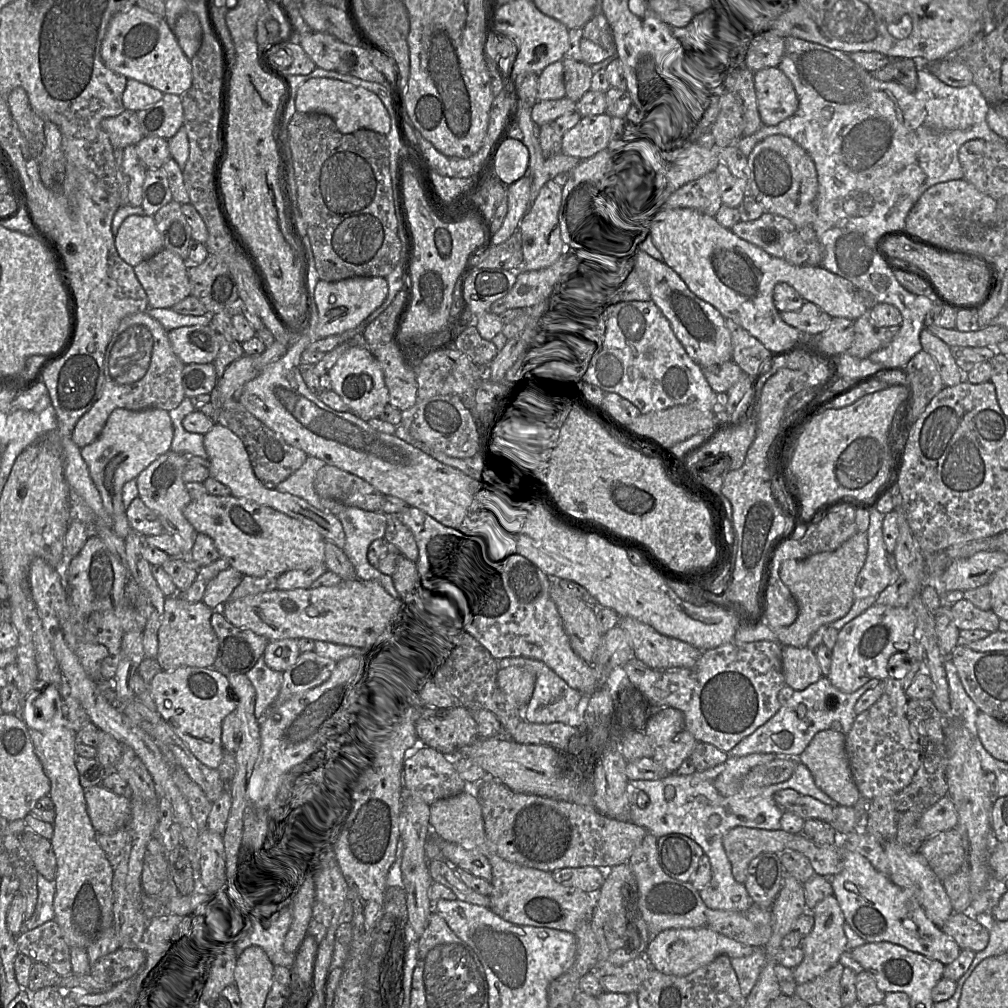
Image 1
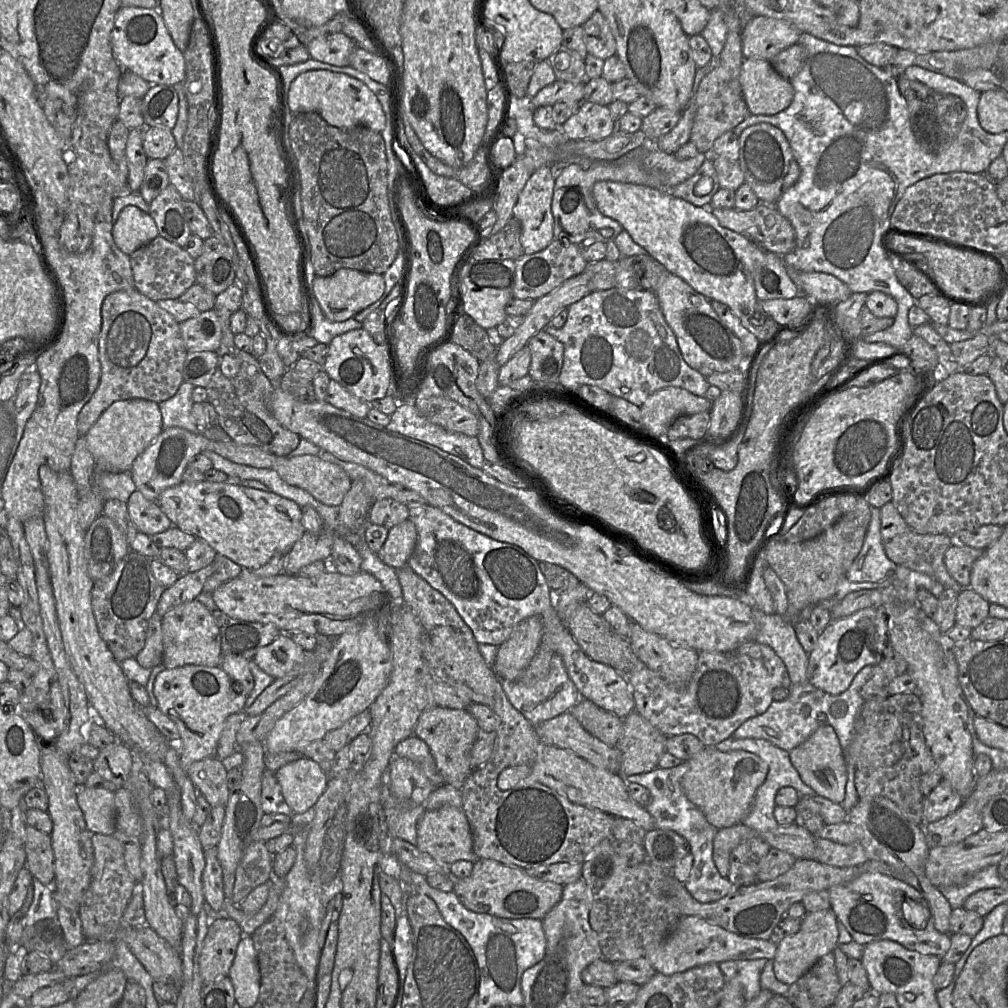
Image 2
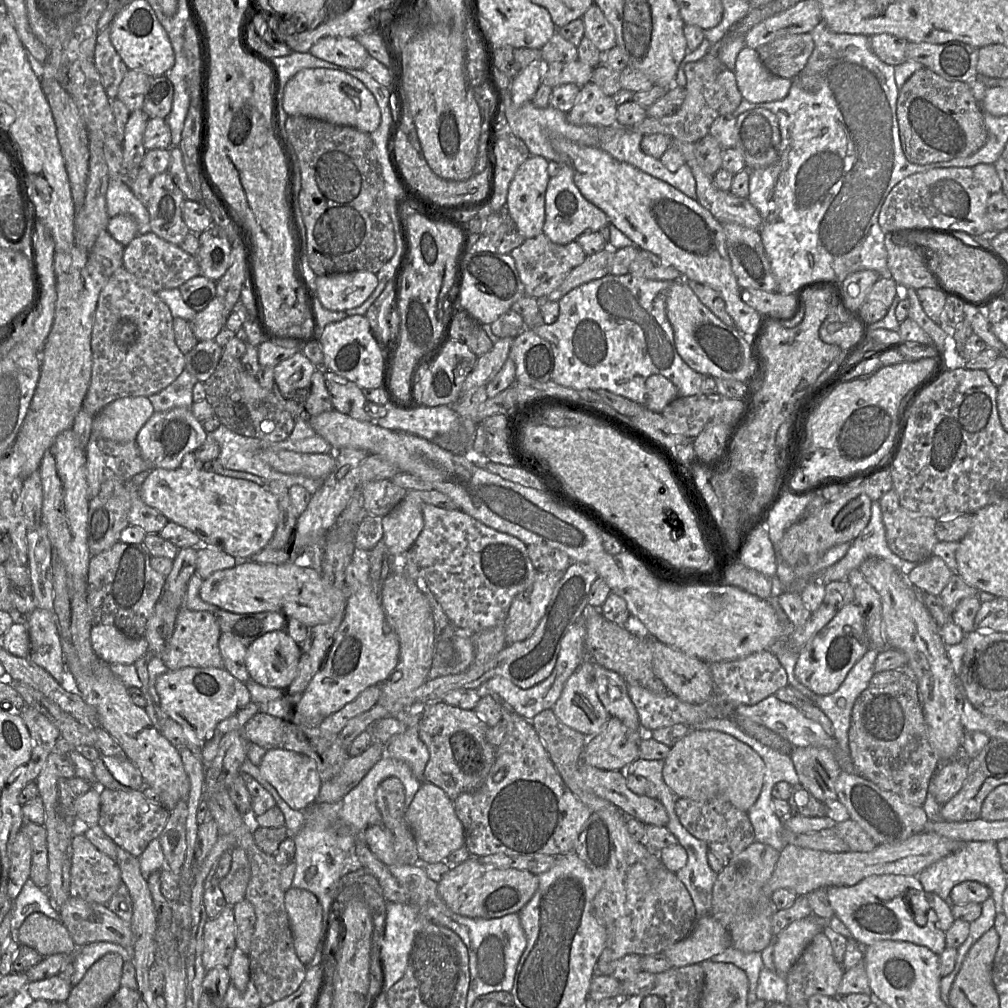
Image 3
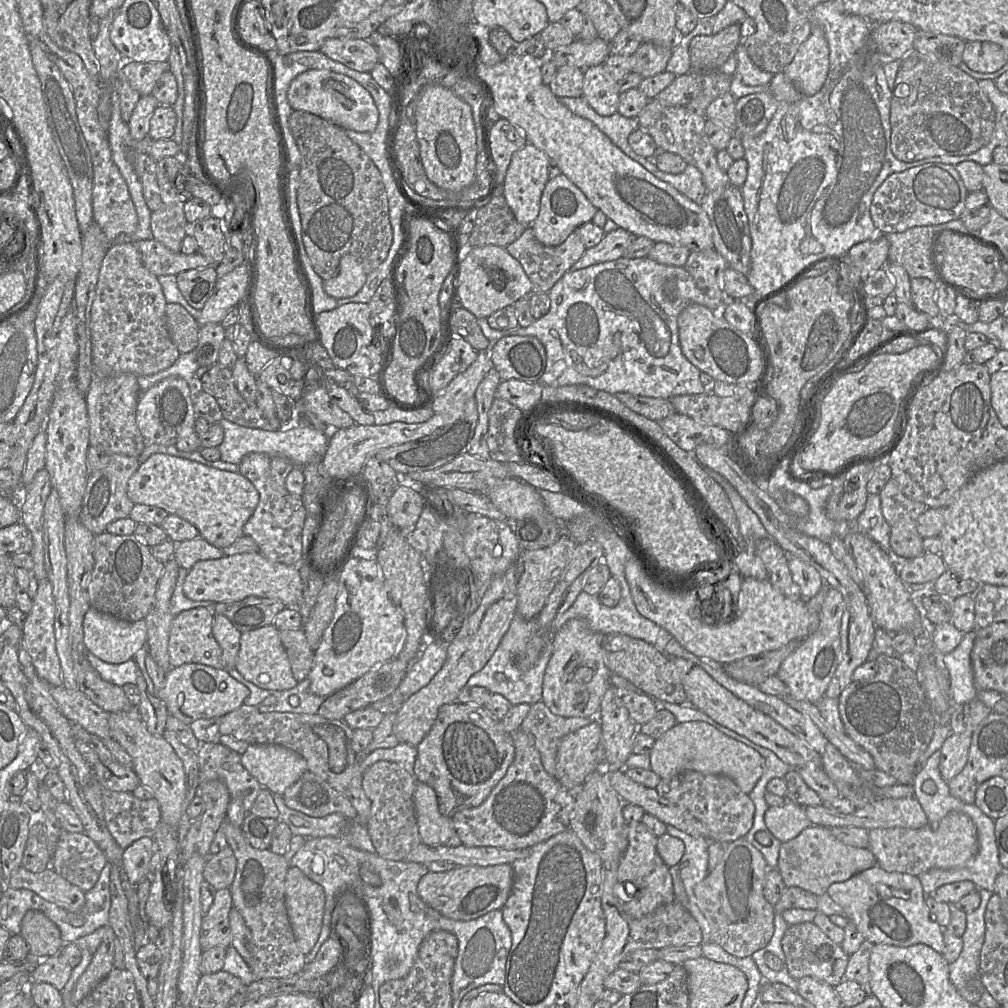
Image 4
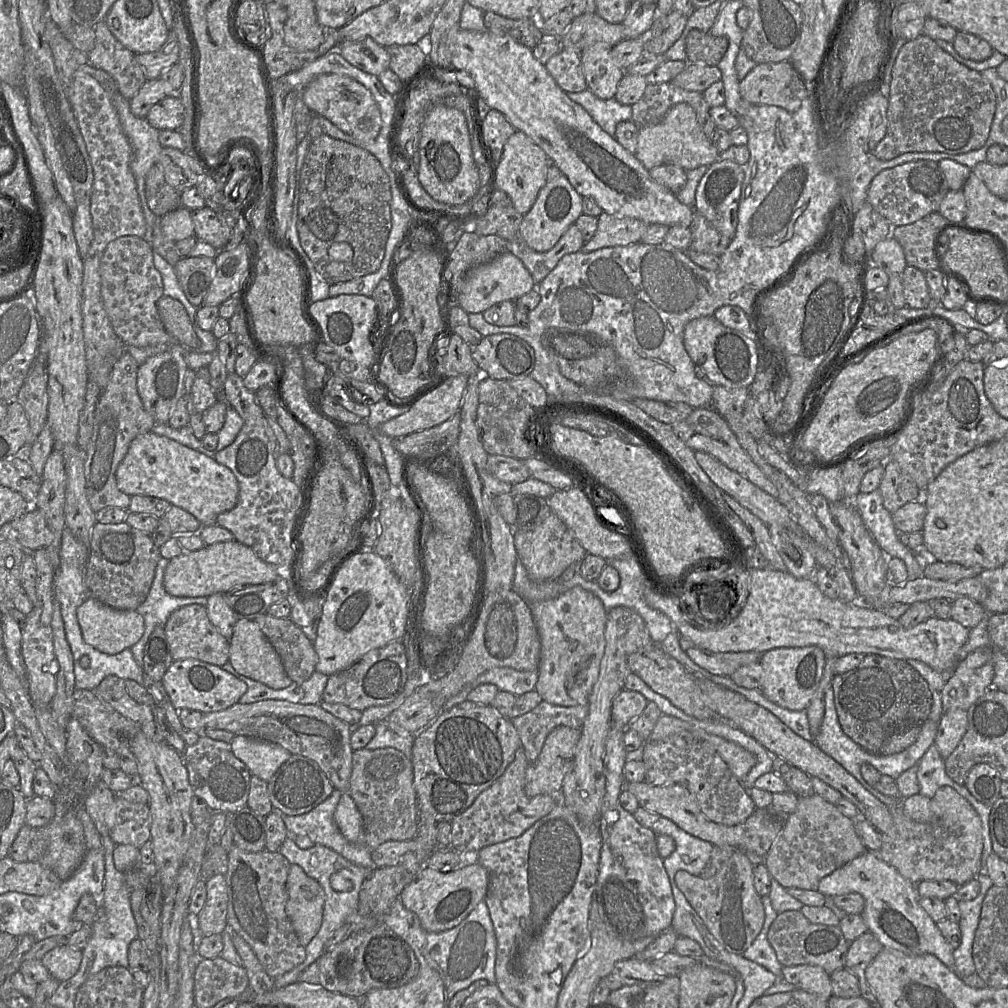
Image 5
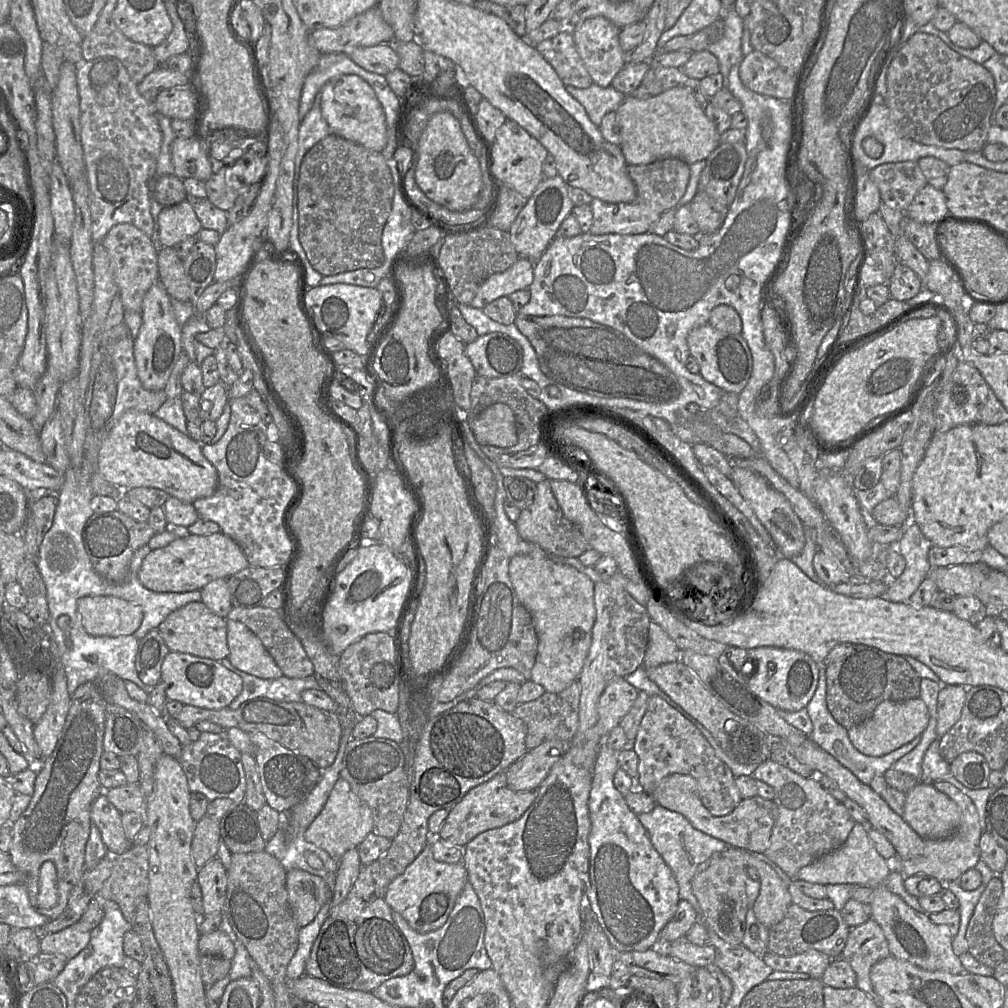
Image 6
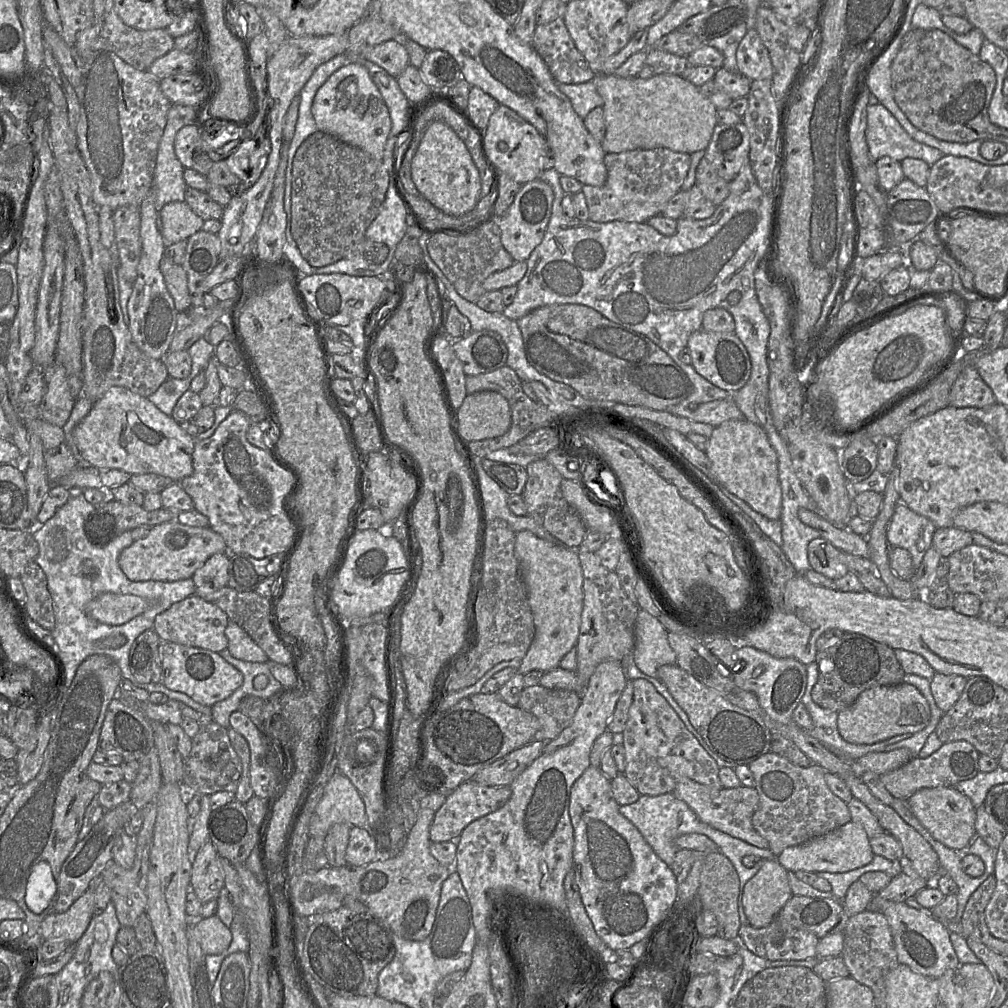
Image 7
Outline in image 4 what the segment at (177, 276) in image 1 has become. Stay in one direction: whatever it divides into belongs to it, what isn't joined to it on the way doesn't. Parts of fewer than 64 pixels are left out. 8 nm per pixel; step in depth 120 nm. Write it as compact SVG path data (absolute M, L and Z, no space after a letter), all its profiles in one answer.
M156 239L132 241L141 255L144 266L156 277L177 275L199 267L216 266L210 258L195 252L183 254L172 252Z

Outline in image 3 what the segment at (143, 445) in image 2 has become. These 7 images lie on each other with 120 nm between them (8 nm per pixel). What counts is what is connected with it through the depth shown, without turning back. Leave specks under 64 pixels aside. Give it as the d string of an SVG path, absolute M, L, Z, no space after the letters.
M148 397L119 398L93 418L92 431L96 436L116 442L136 441L140 429L154 412Z

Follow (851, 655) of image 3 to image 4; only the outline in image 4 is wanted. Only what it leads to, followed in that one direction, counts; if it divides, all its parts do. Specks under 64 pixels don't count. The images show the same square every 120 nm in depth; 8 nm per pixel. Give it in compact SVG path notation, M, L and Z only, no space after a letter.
M829 588L819 613L818 628L781 663L776 673L776 676L787 686L789 696L813 704L824 697L841 661L840 626L843 613L844 601L841 593Z

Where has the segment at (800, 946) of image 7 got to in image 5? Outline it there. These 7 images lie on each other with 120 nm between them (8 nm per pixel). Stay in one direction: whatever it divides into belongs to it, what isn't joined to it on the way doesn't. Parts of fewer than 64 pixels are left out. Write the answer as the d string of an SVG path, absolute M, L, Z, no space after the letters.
M783 966L782 974L796 988L815 994L825 1001L833 995L830 975L819 966Z

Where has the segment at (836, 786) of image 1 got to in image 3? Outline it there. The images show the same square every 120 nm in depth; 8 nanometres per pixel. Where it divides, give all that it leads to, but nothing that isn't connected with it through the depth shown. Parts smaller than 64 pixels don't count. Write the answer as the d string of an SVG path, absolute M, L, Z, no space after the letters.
M813 746L793 748L789 756L805 790L823 804L837 800L835 781L841 766L830 750Z

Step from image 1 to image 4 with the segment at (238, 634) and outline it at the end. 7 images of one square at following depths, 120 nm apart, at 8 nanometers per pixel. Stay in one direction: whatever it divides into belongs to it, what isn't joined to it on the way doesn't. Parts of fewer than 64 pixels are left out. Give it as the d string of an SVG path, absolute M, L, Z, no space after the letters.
M247 597L237 602L216 603L212 615L225 616L241 633L273 625L276 615L286 605L274 598Z

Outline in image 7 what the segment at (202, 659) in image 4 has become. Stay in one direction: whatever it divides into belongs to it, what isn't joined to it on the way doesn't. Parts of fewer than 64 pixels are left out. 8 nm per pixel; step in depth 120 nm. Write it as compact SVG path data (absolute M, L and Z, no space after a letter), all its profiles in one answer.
M192 595L180 602L174 603L166 611L158 614L155 617L153 629L162 641L219 653L228 648L228 639L225 635L228 622L228 616L219 607L197 595Z

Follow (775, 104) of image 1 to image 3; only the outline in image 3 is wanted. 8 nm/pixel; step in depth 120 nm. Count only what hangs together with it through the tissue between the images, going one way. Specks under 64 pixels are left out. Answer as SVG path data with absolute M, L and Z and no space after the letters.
M746 45L737 56L735 76L742 97L756 104L784 99L793 82L769 72L757 51Z

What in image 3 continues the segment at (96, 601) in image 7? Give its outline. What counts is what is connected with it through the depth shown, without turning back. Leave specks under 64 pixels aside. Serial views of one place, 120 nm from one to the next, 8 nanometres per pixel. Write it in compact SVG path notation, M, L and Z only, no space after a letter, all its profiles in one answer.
M93 625L91 646L95 654L109 664L134 664L148 651L146 638L130 638L112 625Z

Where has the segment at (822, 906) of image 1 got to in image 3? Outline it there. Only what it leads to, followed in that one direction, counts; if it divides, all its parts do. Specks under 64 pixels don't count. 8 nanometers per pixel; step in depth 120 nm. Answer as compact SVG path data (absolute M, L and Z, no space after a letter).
M810 915L794 921L775 937L773 961L778 975L786 978L804 949L815 935L823 931L824 926L816 922L814 915Z

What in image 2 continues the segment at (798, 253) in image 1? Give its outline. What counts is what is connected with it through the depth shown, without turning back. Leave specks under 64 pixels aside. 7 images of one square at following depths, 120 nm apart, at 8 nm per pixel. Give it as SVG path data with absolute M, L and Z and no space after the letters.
M760 203L751 210L714 209L720 224L760 246L783 256L796 247L795 230L775 206Z

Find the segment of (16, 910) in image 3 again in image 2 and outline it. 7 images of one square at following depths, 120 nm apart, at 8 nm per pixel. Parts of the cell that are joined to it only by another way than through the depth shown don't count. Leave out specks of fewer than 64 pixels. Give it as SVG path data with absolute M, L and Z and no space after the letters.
M37 878L32 879L34 898L23 918L23 926L33 926L45 919L57 919L56 904L53 893L56 890L55 878L48 885L42 884Z

